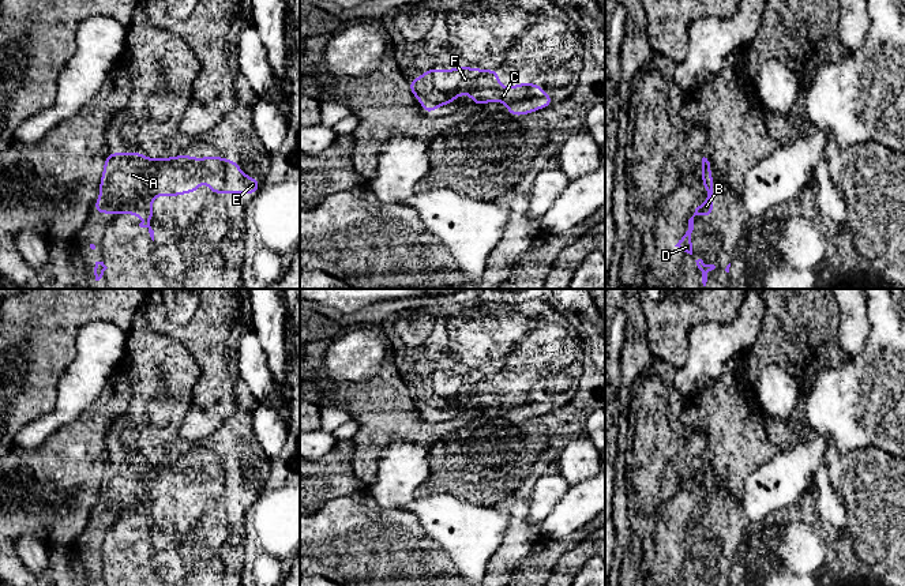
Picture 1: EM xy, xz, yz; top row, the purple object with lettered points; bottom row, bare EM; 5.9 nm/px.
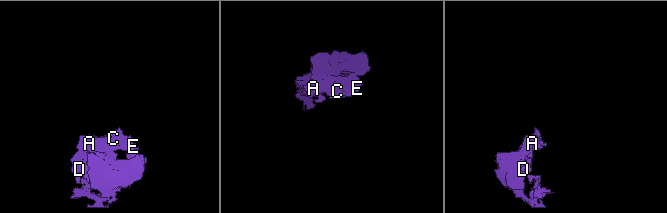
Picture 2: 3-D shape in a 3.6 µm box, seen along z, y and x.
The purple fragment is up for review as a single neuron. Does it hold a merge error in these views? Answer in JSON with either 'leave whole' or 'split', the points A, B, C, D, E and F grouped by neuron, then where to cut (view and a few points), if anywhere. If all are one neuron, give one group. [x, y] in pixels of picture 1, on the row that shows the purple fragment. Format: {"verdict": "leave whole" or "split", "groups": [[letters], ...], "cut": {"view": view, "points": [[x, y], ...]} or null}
{"verdict": "leave whole", "groups": [["A", "B", "C", "D", "E", "F"]], "cut": null}

